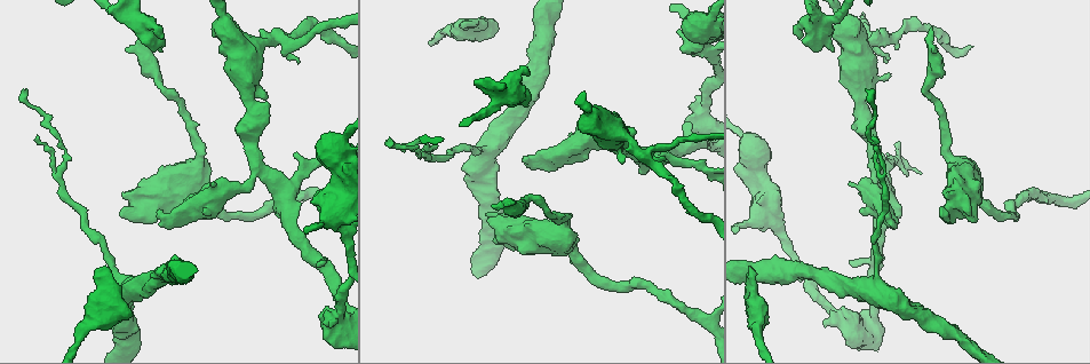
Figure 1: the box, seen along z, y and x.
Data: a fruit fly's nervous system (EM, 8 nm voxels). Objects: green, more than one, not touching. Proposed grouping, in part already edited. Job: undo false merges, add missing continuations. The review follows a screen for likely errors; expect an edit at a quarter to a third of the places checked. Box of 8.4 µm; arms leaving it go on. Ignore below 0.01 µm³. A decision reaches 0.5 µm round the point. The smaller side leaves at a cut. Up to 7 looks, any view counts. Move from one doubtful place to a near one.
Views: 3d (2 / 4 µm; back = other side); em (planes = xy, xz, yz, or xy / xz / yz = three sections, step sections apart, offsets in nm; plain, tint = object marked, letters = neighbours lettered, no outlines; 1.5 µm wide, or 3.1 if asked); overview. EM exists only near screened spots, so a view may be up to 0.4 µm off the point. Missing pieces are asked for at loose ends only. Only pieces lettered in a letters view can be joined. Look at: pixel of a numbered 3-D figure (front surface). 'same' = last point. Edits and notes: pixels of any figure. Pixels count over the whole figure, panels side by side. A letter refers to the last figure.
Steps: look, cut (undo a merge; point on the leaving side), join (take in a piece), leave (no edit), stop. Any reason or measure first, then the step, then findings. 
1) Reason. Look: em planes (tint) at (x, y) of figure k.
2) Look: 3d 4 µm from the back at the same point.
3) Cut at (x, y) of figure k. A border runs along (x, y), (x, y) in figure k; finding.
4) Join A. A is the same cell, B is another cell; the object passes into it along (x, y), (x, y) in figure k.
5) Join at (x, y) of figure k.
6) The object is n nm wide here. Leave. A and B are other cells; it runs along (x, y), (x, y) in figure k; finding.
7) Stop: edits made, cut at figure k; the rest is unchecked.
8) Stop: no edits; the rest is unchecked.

Free end. Look: em planes (letters) at (750, 267) of figure 1.

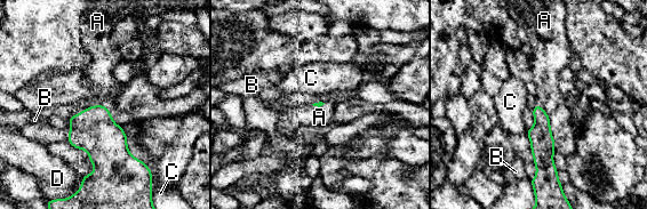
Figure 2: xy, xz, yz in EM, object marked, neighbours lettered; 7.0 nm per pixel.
The longest contact is with A, 110 nm. Join A. A is the same cell, B, C and D are other cells; the object passes into it along (93, 130), (101, 105), (100, 83) in figure 2; it goes on there.

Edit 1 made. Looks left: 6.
Look: overview.

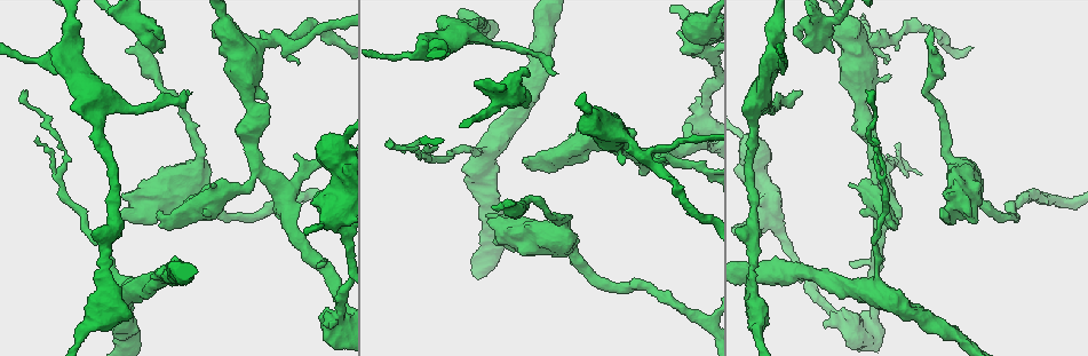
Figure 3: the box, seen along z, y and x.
Thin end. Look: 3d 4 µm at (525, 76) of figure 3.

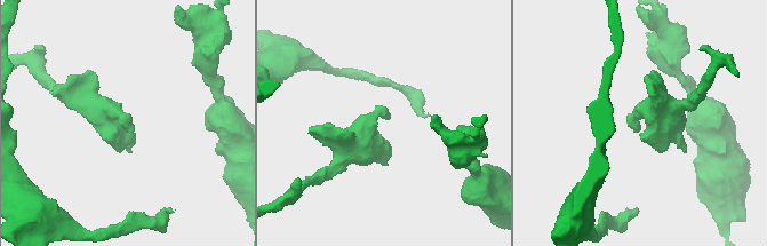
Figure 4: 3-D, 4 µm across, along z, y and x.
Now the EM. Look: em xz step 4 (letters) at (387, 117) of figure 4.

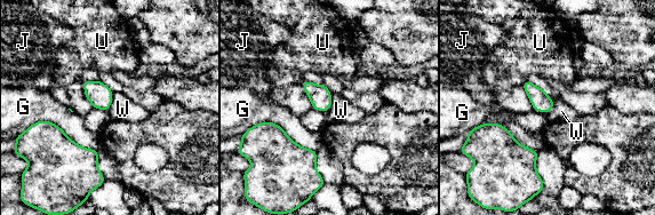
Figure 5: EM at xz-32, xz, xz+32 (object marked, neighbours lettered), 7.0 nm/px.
Look: em planes (letters) at the same point.

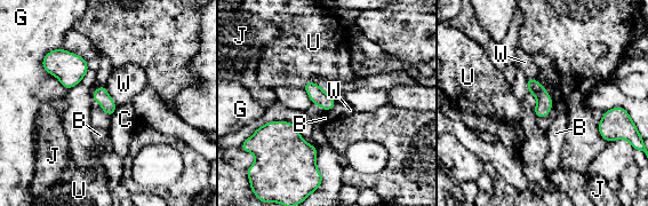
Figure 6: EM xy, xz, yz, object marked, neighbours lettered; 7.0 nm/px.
The object is 100 nm wide here. Leave. B, C, G, J, U and W are other cells; a border runs along (528, 77), (541, 84), (553, 104) in figure 6; none of them fits.

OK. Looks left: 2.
Stop: edits made, join at figure 2; the rest is unchecked.

